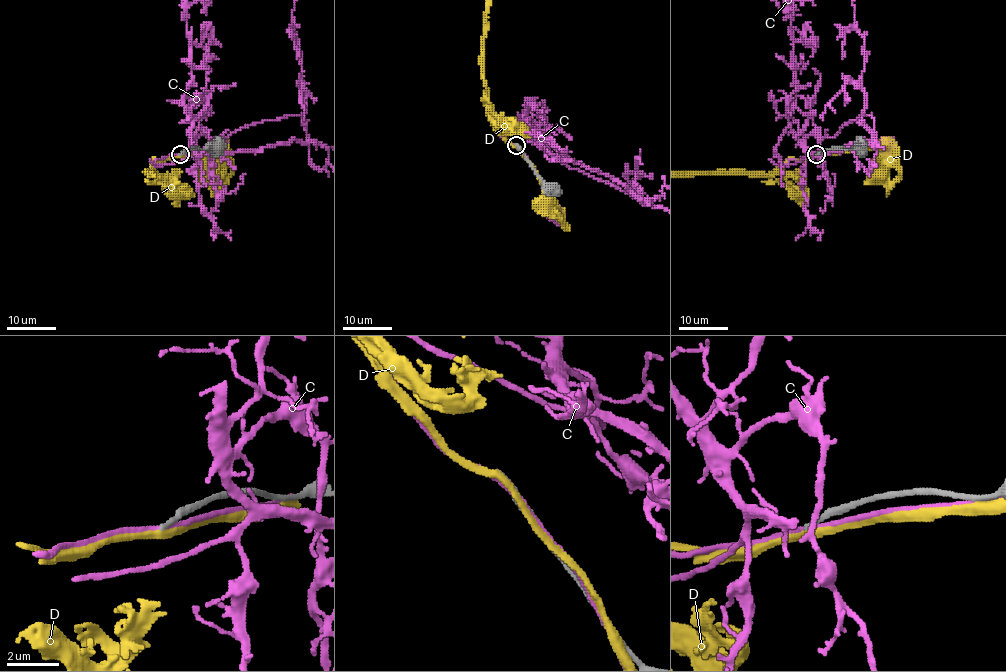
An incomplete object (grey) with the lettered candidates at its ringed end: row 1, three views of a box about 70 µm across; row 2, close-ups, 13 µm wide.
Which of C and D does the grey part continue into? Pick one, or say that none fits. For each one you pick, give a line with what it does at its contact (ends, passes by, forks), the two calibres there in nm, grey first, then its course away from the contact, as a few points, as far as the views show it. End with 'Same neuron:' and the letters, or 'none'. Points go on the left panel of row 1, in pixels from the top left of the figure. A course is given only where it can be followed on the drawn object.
Same neuron: none

